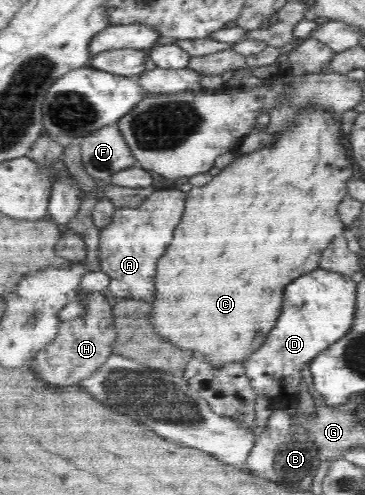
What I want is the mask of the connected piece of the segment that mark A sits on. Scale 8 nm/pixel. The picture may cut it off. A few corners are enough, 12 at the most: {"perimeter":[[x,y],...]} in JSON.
{"perimeter":[[158,188],[99,229],[102,293],[152,305],[187,193]]}

